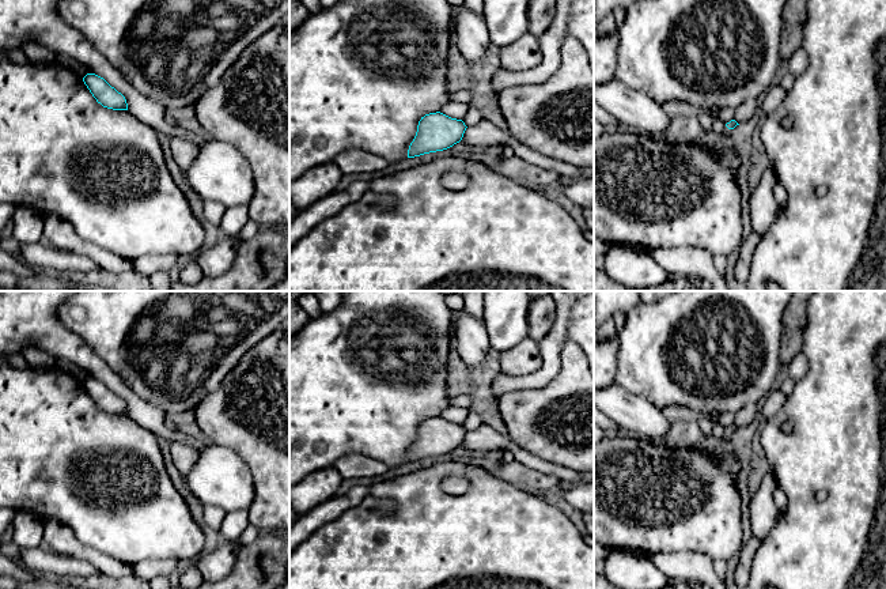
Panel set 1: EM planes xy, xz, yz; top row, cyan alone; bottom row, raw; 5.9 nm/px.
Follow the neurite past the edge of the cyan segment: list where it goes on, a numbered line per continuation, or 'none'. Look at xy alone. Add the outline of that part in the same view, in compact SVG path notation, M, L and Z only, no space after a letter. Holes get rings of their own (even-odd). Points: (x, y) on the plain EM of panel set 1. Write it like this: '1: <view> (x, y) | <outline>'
none

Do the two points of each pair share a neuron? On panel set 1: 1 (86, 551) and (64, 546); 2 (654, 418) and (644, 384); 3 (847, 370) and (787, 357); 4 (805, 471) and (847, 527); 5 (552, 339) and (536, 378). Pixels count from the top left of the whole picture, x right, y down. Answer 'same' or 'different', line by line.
1: same
2: different
3: different
4: same
5: same

